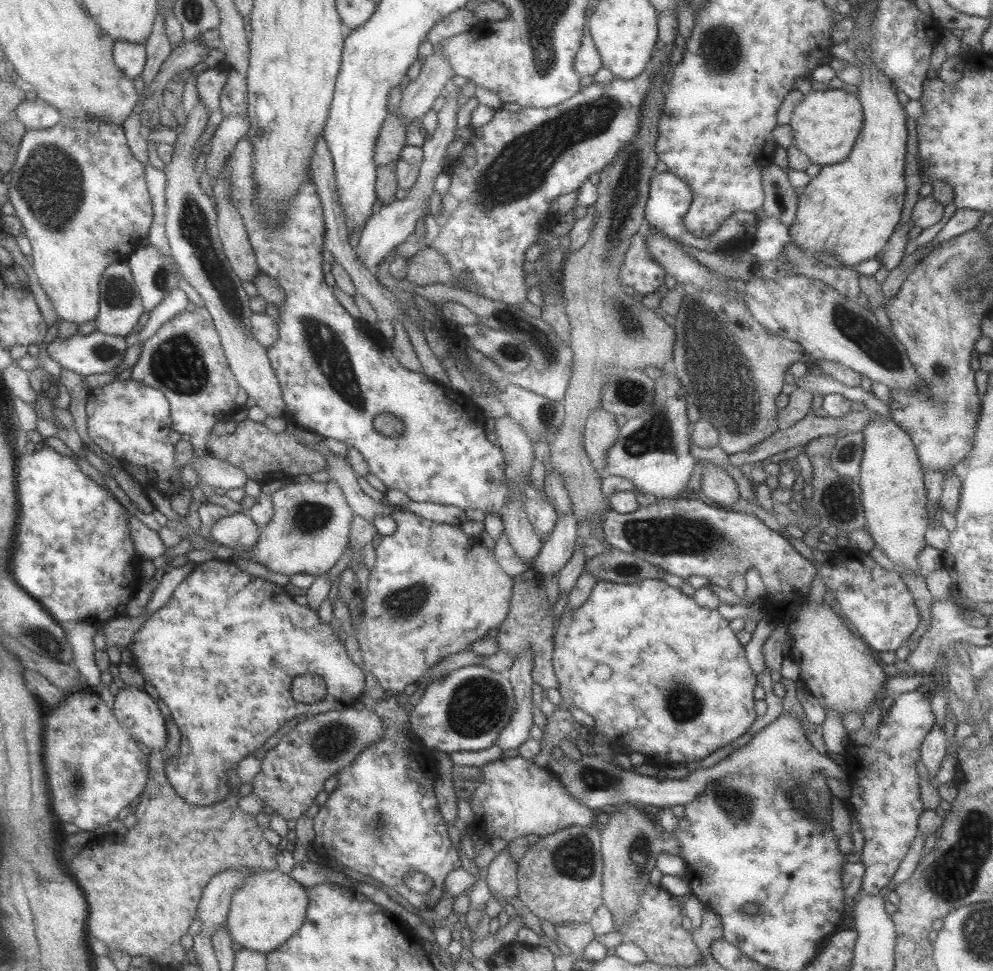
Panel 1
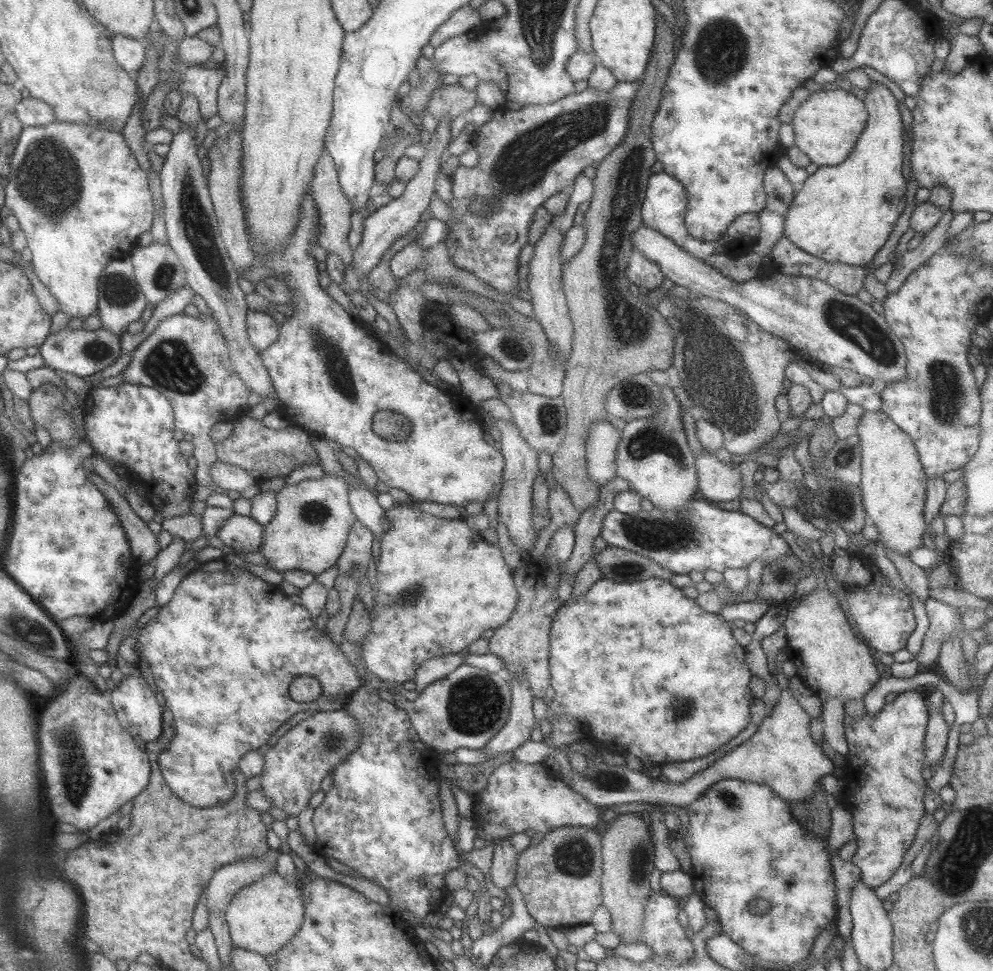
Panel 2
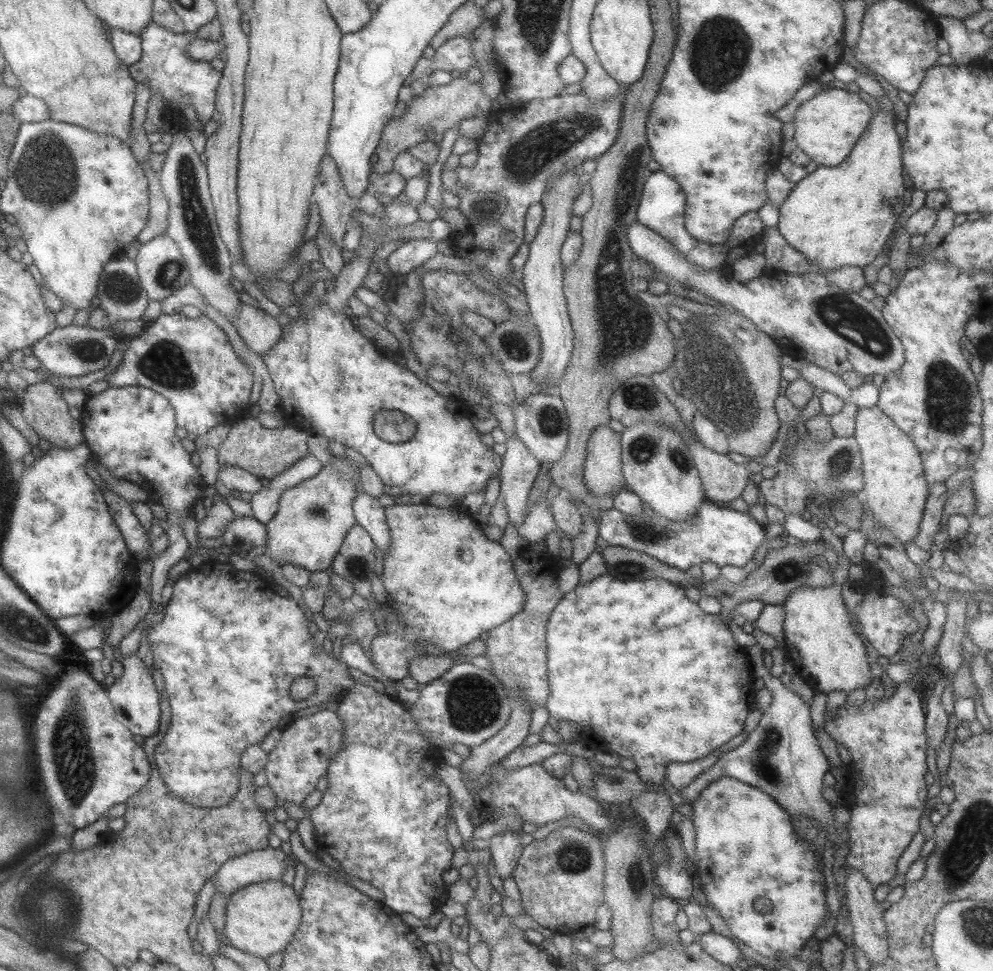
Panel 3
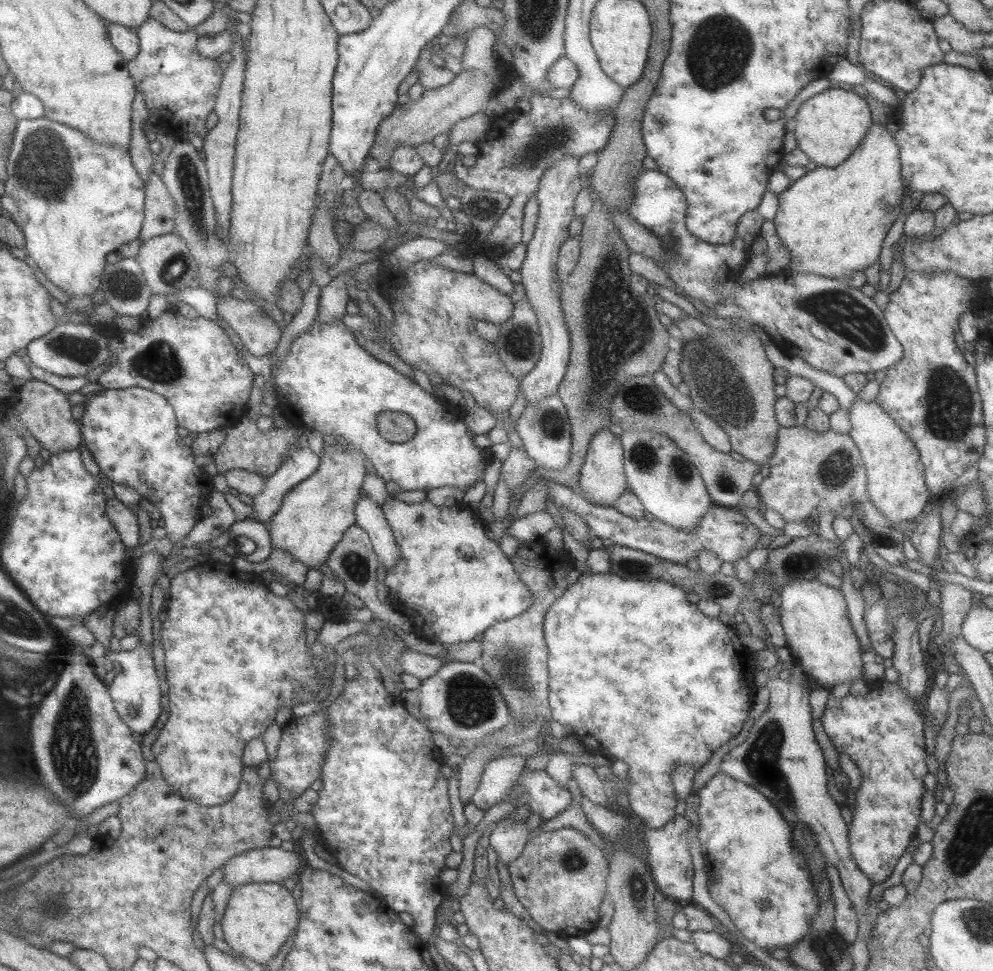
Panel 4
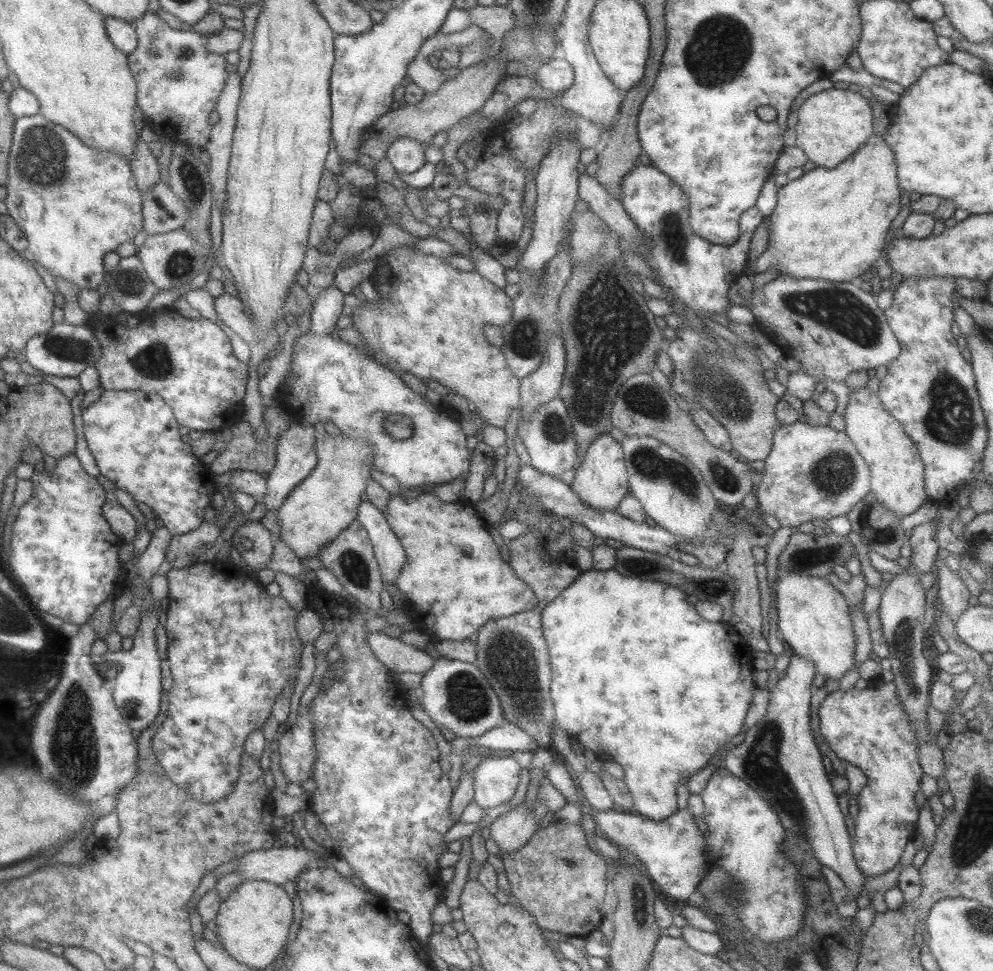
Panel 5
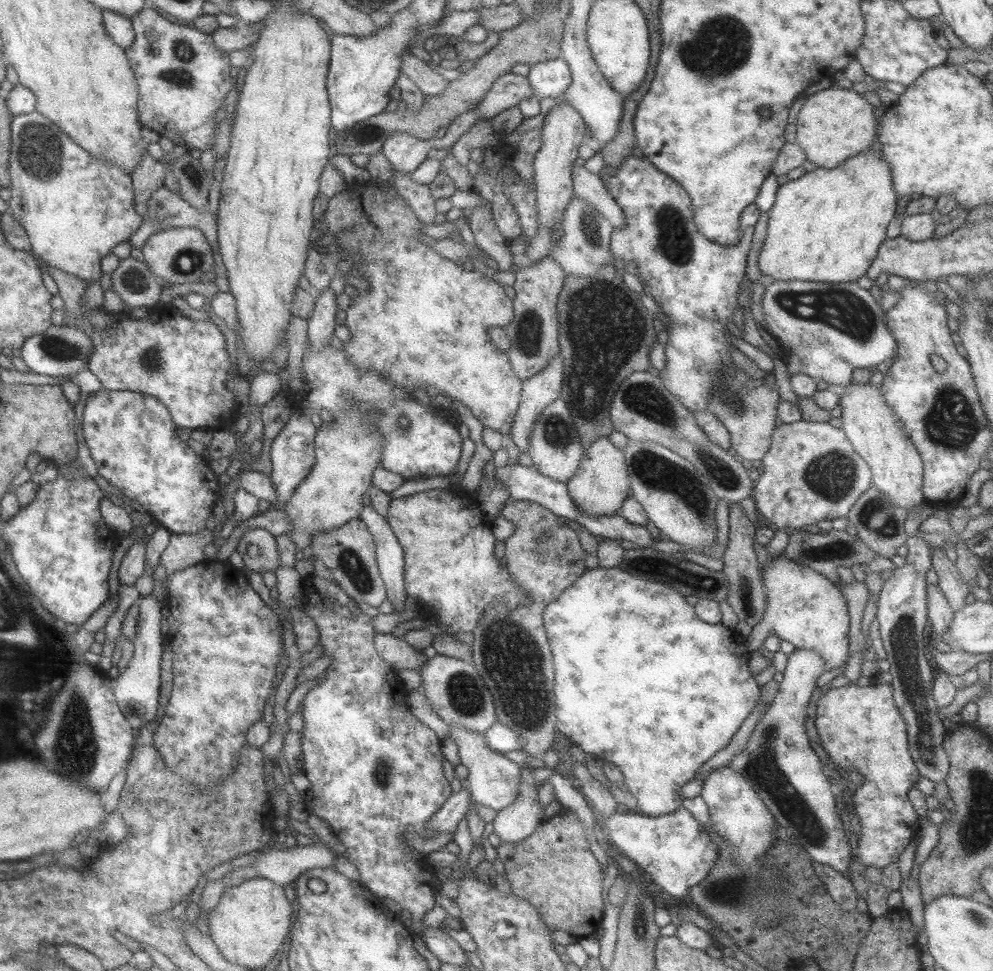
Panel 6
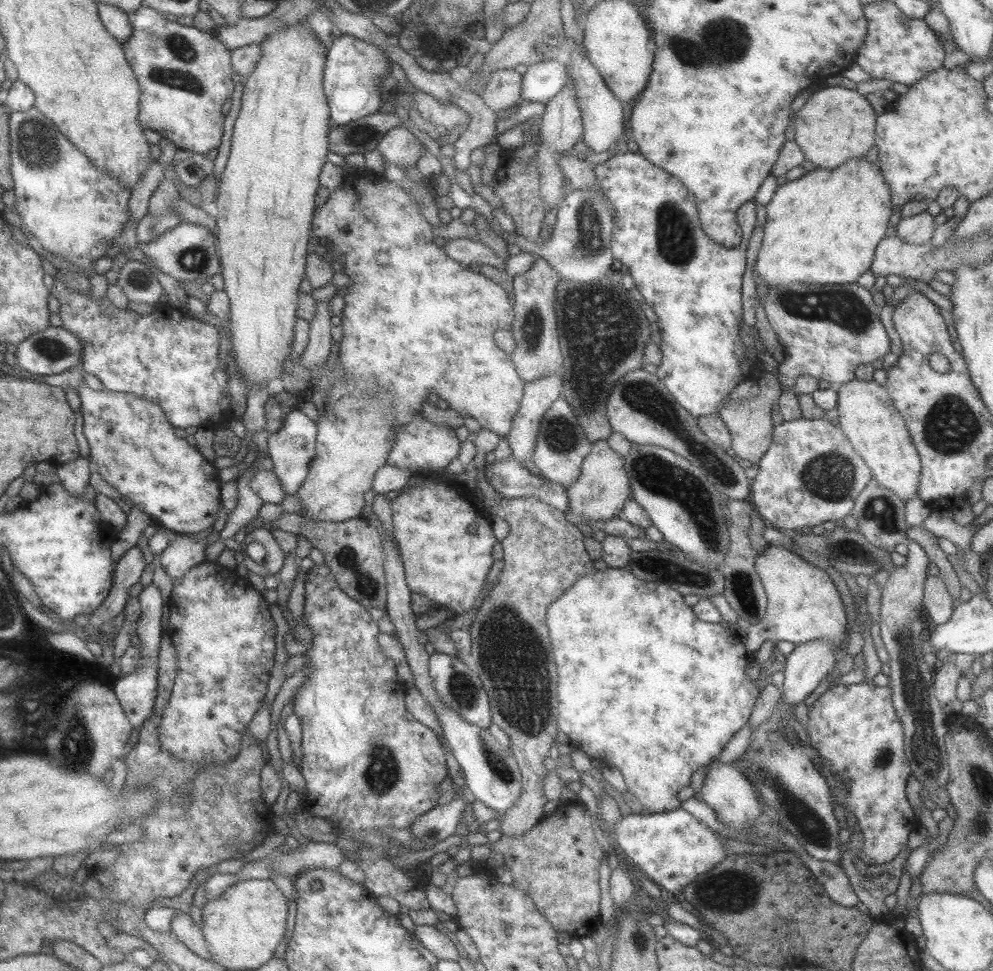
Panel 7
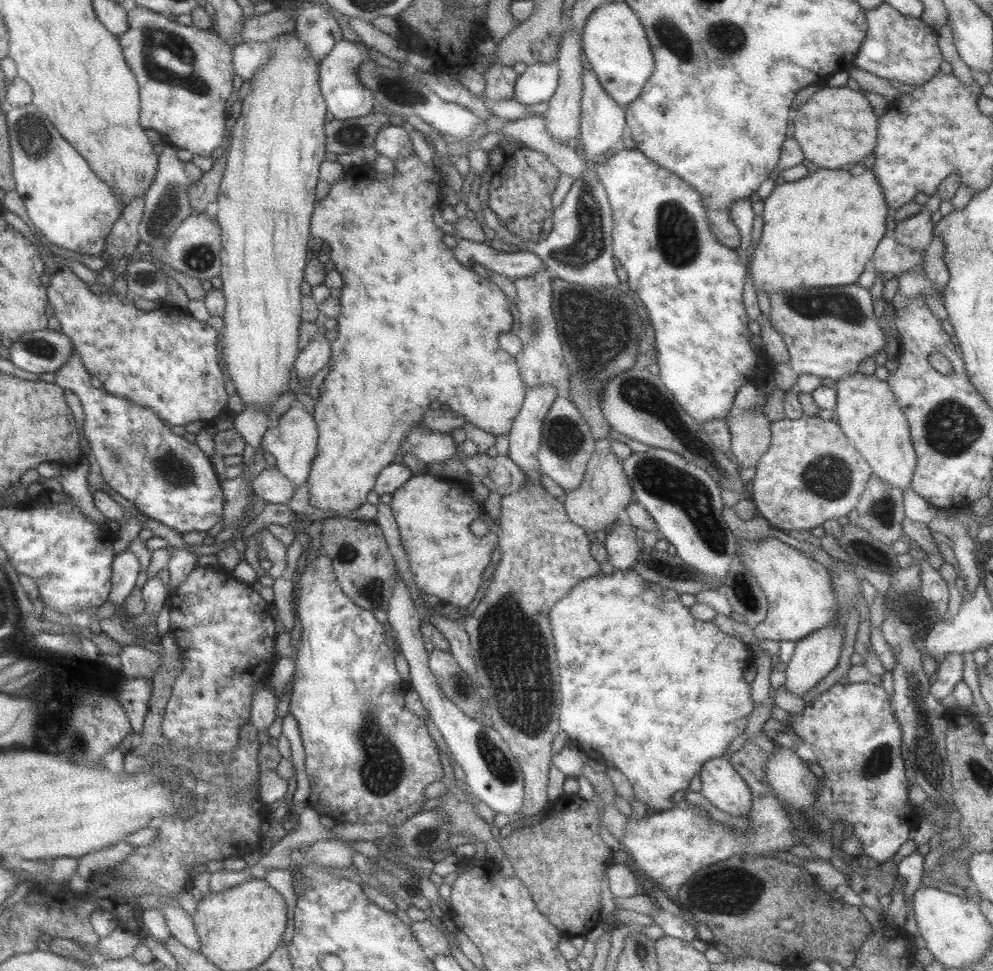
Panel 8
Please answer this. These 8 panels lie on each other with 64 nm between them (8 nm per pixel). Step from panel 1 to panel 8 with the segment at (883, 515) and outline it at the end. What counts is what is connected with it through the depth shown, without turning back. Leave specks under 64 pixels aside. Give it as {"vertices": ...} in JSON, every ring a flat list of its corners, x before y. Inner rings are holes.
{"vertices":[[856,371,847,378,835,381,835,384,835,417,843,434,869,464,872,474,900,491,910,488,917,457,905,415,897,406,886,380,879,380,874,374,865,376]]}

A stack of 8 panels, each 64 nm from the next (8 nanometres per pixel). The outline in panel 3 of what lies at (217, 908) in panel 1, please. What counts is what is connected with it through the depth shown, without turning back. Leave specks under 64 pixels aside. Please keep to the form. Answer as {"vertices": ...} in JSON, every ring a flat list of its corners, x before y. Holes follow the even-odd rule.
{"vertices":[[269,846,228,858,212,876,214,890,221,892,225,901,236,890,264,880,279,880,287,865,294,866,296,859]]}

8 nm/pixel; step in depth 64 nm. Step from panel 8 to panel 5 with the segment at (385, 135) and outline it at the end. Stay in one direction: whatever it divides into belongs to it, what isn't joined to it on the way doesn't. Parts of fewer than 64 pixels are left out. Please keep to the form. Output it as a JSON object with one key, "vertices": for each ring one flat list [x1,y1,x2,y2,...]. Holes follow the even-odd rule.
{"vertices":[[395,138,393,142,389,142,385,156,389,159,391,166,398,172,411,174,415,170,419,170,425,164,425,154,423,149,429,143,419,142,413,138]]}

